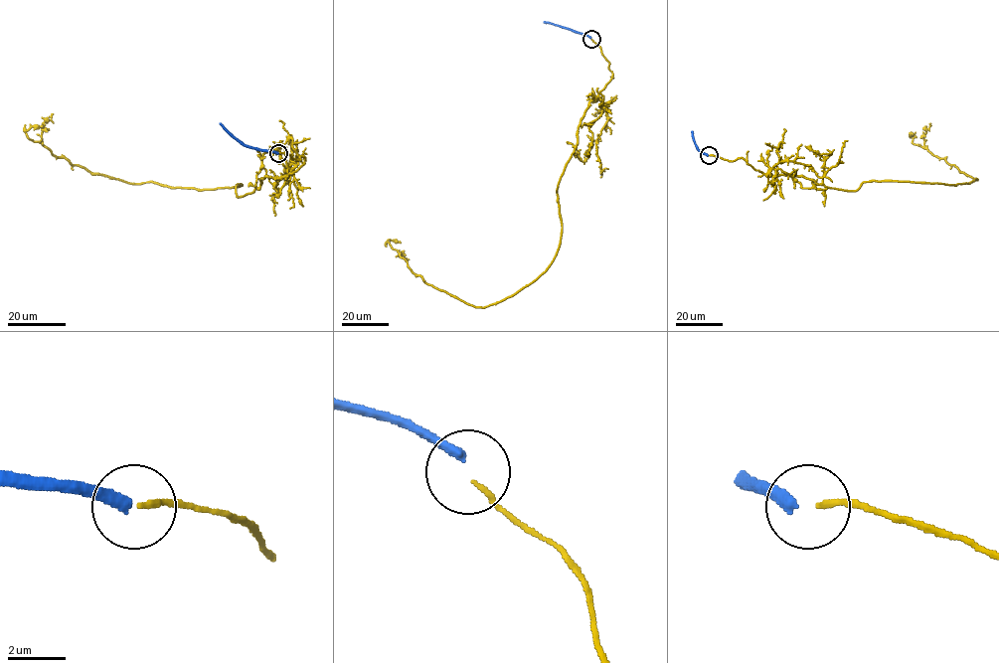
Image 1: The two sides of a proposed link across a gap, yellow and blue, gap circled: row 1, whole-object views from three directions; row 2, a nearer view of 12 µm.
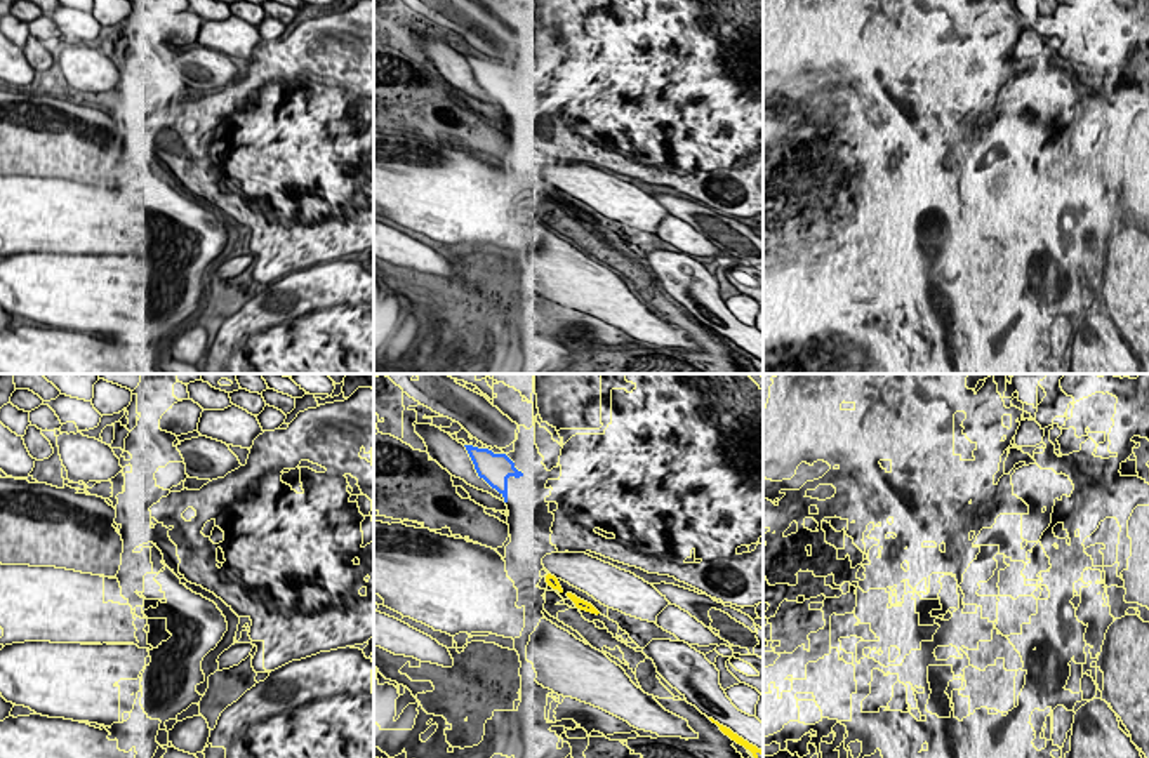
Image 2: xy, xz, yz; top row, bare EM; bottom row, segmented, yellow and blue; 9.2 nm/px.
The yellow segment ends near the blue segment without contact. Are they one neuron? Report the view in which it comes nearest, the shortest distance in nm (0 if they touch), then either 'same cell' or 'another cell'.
xz | 750 nm | another cell

